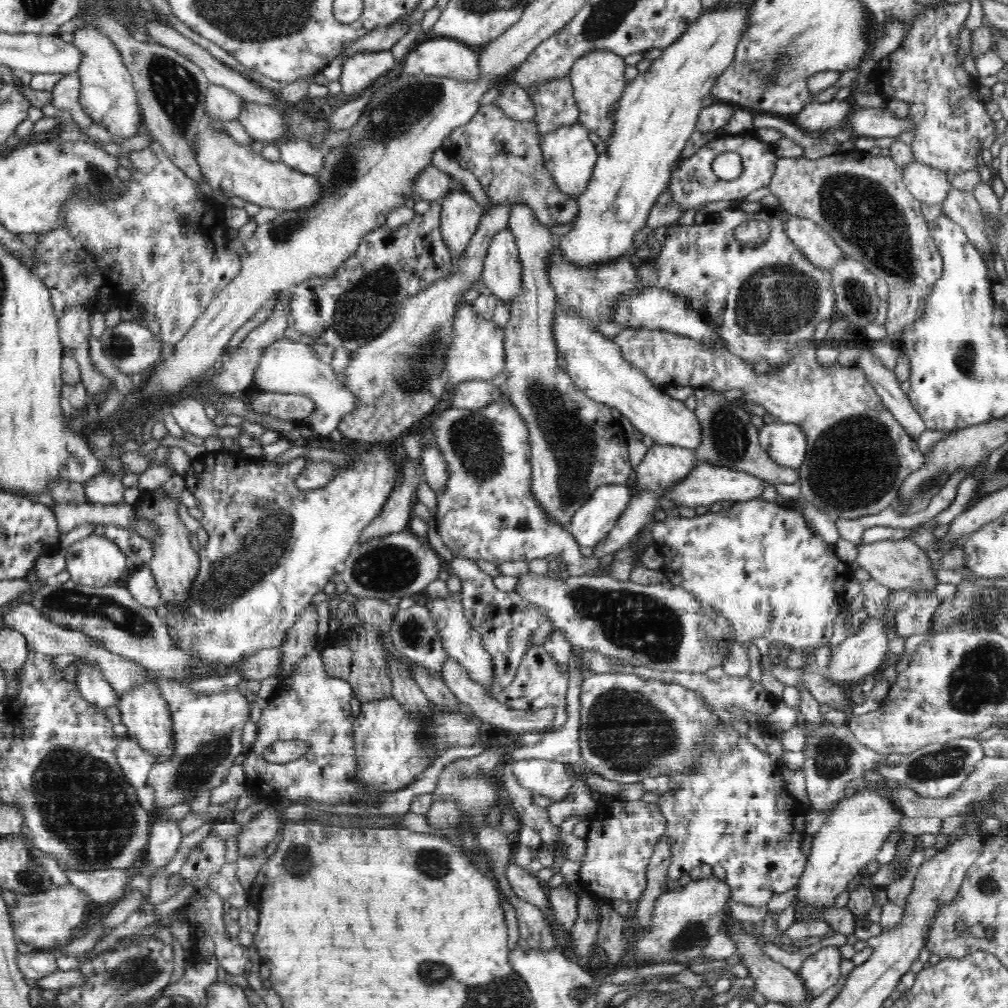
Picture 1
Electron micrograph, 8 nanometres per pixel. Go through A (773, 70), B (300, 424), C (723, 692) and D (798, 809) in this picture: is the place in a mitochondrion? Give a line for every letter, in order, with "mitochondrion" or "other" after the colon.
A: mitochondrion
B: other
C: other
D: other

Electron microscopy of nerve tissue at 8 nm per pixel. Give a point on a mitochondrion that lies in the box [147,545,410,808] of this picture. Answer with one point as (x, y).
(197, 768)

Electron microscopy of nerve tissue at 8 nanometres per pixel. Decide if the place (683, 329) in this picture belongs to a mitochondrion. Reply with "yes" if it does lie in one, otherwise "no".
no

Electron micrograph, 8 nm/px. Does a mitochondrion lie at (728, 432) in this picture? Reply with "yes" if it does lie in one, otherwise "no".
yes

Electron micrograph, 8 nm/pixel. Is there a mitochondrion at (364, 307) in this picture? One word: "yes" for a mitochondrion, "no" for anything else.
yes

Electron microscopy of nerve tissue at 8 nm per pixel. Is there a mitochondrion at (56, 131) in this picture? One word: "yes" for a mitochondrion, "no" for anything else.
no

